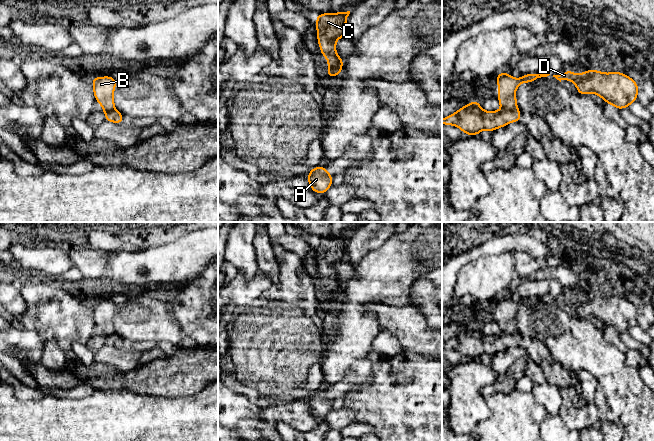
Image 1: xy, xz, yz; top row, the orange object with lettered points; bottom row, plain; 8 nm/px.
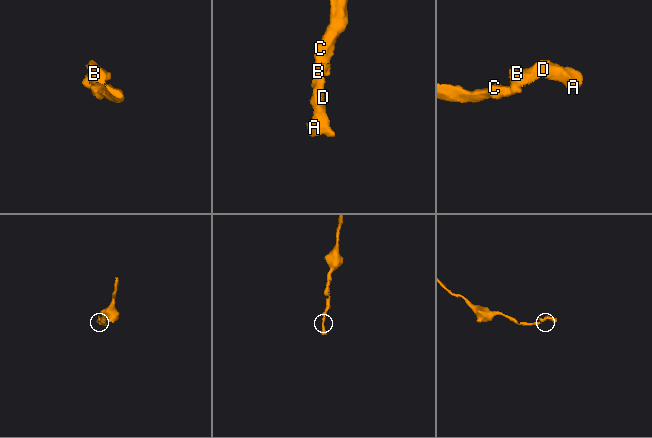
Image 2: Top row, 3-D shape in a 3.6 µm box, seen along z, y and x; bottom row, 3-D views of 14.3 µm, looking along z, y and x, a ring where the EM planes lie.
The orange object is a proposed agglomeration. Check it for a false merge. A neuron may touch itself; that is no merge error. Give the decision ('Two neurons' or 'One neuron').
Two neurons

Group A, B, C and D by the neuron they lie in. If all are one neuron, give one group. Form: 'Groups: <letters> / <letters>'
Groups: A B D / C

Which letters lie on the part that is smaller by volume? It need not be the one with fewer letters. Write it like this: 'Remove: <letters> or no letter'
Remove: A, B, D

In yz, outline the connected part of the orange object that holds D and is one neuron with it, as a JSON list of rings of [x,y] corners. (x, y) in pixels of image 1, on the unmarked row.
[[[595,292],[580,298],[574,298],[572,293],[559,299],[553,299],[560,306],[569,304],[576,309],[577,317],[585,320],[595,317],[603,322],[605,327],[613,329],[618,334],[628,332],[637,325],[638,307],[621,296],[603,297]]]

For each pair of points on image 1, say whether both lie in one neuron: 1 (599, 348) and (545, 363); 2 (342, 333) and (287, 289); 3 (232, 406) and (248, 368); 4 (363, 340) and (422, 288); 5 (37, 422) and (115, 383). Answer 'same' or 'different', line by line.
1: different
2: different
3: different
4: different
5: different

